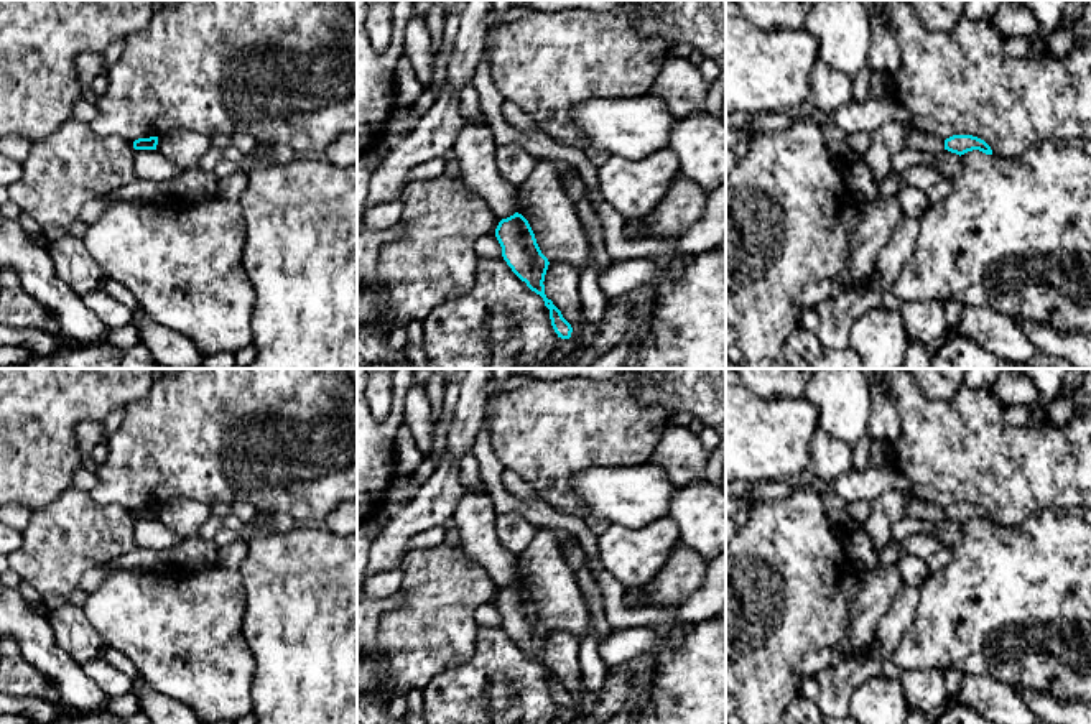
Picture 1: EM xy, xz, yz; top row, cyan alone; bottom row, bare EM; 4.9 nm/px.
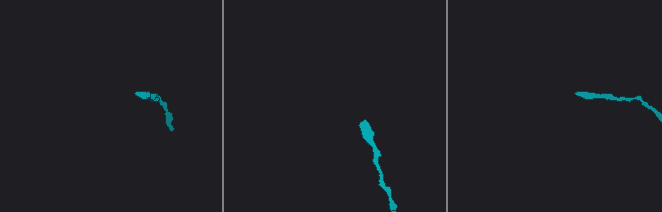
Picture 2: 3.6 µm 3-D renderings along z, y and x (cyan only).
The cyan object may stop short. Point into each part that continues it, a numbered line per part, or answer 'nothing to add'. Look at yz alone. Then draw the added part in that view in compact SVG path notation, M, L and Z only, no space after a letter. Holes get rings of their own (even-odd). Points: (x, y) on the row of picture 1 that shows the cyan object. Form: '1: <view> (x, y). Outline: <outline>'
nothing to add

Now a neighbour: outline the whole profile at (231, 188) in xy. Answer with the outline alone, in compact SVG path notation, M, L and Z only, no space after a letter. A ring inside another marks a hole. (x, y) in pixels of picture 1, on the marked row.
M239 169L229 178L219 179L219 196L225 199L239 199L247 188L247 173Z

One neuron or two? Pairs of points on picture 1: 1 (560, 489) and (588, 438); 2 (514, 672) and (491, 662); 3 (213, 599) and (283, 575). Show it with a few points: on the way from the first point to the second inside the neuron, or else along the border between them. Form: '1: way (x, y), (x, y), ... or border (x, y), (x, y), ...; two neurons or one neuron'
1: way (560, 476), (560, 466), (575, 451); one neuron
2: way (509, 667), (504, 662), (496, 662); one neuron
3: border (237, 568), (246, 594), (242, 626); two neurons

